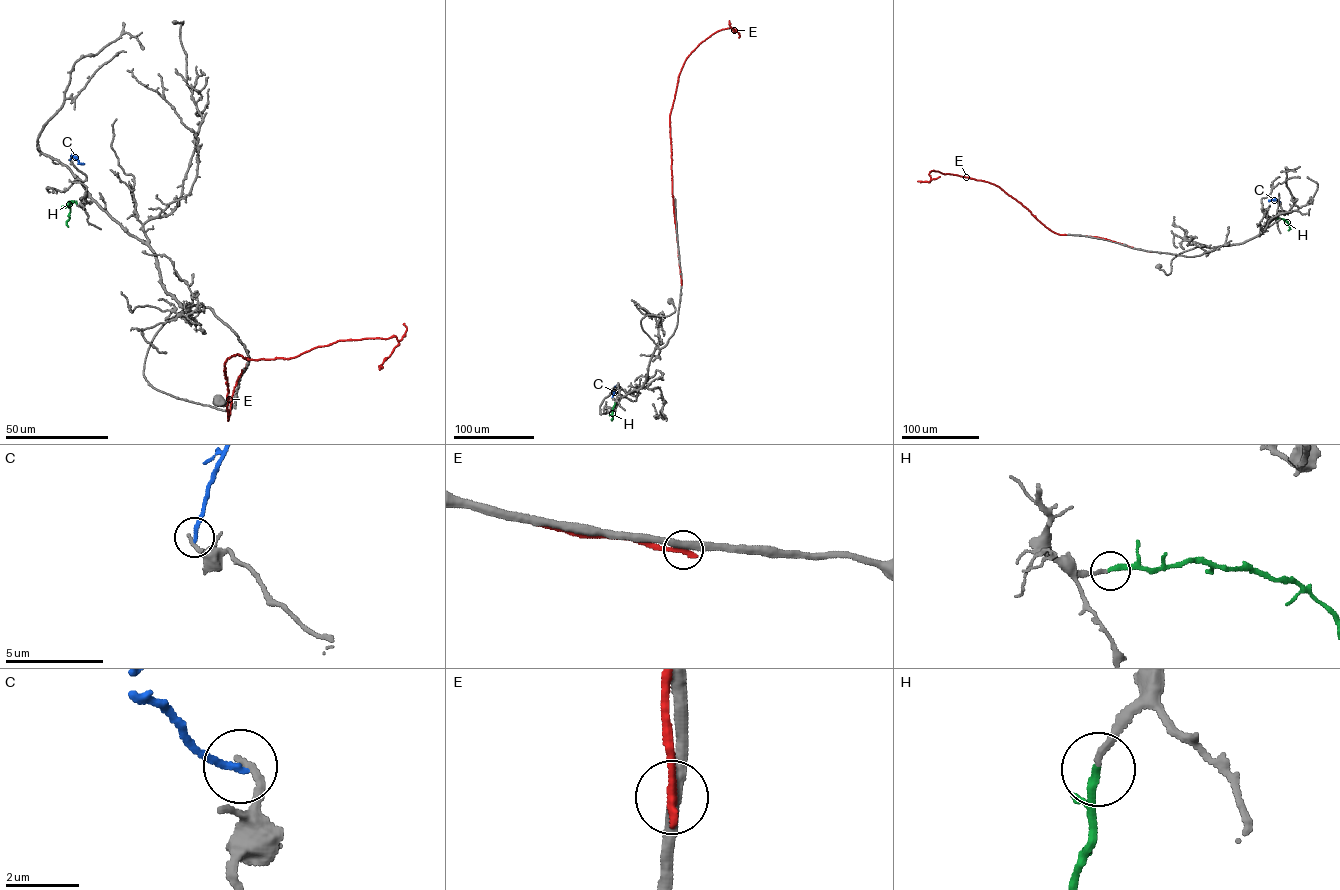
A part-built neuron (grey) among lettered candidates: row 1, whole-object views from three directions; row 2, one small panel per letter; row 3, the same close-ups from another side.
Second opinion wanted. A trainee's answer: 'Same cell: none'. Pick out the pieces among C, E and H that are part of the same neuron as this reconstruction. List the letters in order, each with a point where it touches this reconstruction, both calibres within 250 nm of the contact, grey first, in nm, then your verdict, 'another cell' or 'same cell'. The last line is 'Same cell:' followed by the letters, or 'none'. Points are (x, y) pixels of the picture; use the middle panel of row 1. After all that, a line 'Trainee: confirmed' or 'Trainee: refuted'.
C: (612, 398) | 200/200 nm | another cell
E: (681, 284) | 320/260 nm | another cell
H: (615, 402) | 180/200 nm | same cell
Same cell: H
Trainee: refuted

